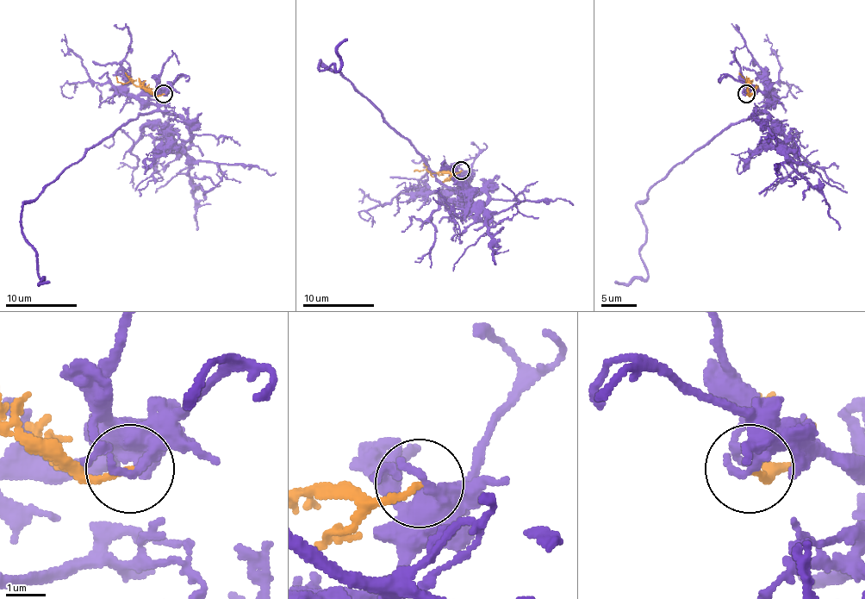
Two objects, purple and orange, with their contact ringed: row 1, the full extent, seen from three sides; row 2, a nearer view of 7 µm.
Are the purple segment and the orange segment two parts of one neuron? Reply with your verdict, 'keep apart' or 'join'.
keep apart

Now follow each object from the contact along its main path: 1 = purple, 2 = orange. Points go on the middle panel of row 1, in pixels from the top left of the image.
1: (462, 171), (445, 192), (340, 73), (321, 60), (319, 69), (337, 71), (347, 39)
2: (462, 171), (413, 171)

